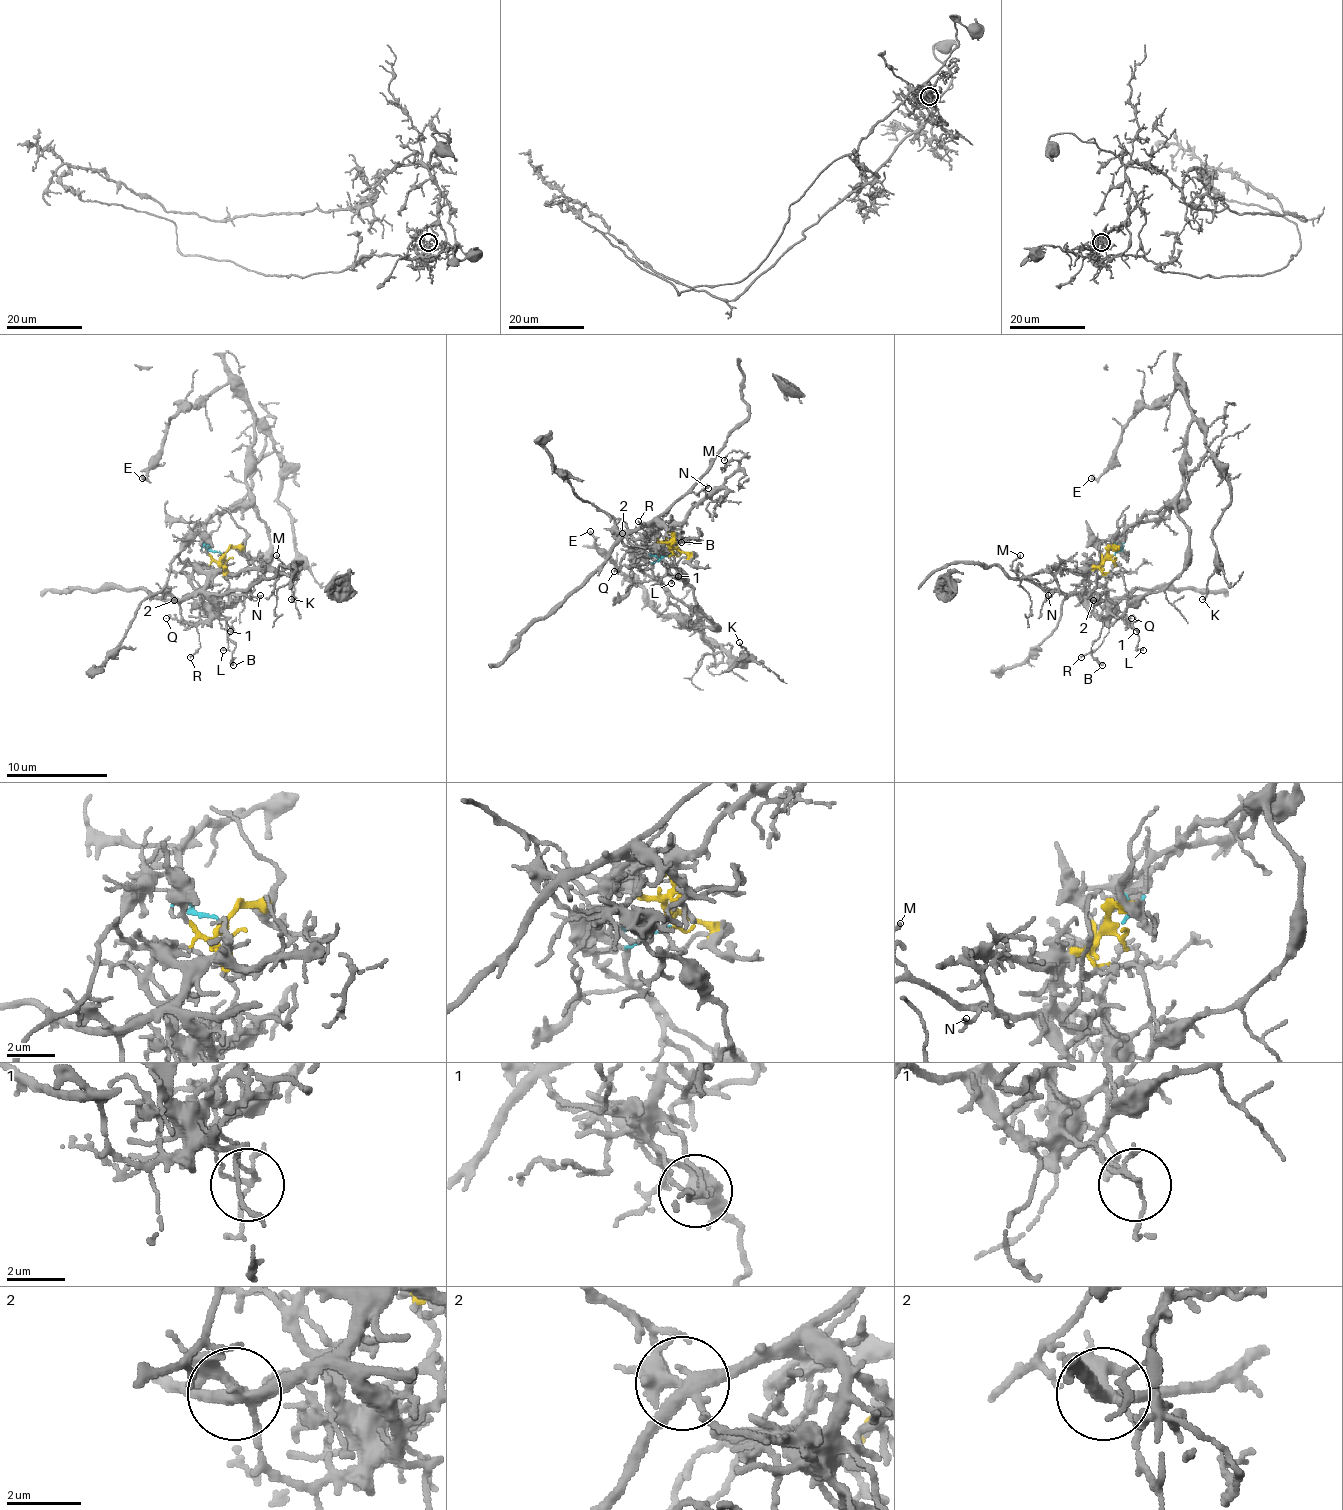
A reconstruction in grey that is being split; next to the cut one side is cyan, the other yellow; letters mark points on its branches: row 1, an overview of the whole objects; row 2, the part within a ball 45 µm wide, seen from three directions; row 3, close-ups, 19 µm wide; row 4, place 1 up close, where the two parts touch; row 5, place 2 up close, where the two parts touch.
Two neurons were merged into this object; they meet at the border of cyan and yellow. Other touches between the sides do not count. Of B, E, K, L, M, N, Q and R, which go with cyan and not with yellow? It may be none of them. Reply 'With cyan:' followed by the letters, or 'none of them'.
With cyan: E, K, R

